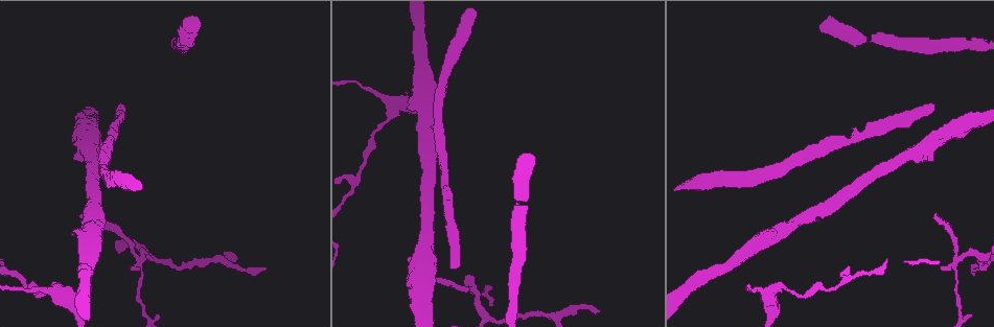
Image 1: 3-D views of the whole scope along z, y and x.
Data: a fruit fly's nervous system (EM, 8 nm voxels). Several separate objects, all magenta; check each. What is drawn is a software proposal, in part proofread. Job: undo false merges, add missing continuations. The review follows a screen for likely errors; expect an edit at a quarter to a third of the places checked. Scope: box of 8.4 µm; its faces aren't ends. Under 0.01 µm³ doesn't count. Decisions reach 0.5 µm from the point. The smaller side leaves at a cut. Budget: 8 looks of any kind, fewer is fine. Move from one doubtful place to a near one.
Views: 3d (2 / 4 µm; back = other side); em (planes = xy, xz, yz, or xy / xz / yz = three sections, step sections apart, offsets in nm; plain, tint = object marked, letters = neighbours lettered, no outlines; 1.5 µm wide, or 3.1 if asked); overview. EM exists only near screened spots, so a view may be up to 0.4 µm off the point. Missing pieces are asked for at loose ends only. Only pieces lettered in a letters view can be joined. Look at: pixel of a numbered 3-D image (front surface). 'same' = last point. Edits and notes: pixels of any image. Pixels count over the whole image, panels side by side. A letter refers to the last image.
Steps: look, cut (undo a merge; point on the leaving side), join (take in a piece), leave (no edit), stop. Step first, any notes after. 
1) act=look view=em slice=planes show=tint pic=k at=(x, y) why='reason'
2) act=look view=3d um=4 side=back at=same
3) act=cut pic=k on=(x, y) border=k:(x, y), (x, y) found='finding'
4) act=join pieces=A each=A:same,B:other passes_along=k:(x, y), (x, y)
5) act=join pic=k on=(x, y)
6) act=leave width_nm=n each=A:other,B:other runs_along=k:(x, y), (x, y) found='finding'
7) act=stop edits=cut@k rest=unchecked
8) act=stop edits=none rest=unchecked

act=look view=em slice=xz step=8 show=letters pic=1 at=(266, 269) why='an open end'

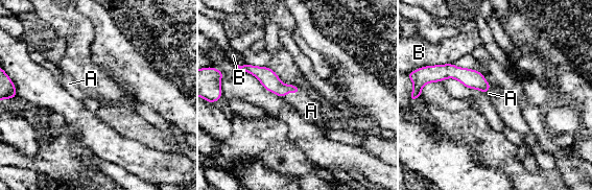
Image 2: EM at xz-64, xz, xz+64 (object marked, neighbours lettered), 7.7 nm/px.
act=join pieces=A each=A:same,B:other found='it goes on there'

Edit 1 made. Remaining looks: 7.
act=look view=em slice=planes show=tint pic=1 at=(936, 216) why='branch stops here'

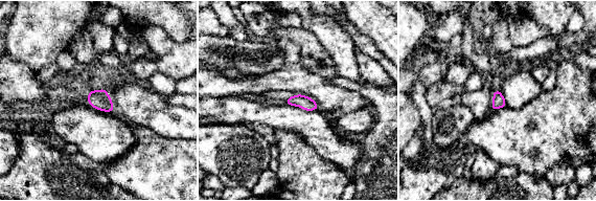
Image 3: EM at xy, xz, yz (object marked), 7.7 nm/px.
act=look view=em slice=planes show=letters at=same

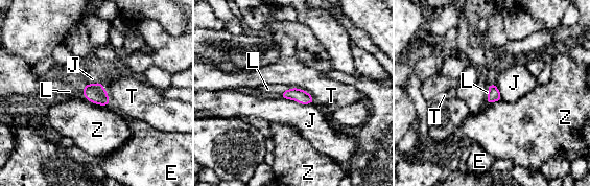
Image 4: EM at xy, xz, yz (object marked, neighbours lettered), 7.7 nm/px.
act=join pieces=L width_nm=100 longest_contact=J:280nm each=E:other,J:other,L:same,T:other,Z:other found='the neuron continues'

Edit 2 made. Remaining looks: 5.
act=look view=overview why='redraw'

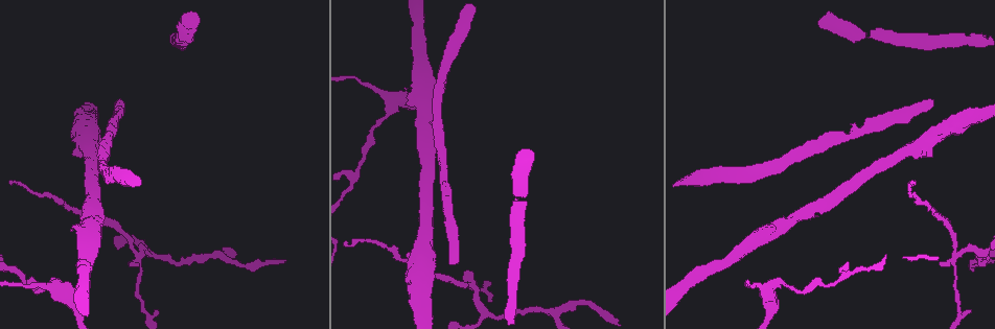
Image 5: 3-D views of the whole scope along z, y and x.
act=look view=em slice=planes show=letters pic=5 at=(474, 288) why='three arms meet'

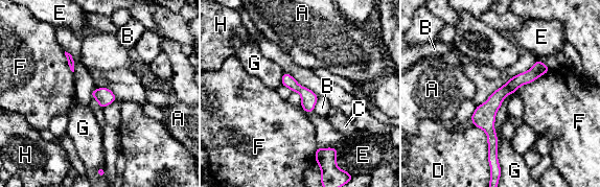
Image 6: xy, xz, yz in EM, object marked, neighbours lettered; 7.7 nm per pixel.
act=leave longest_contact=F:320nm each=A:other,B:other,C:other,D:other,E:other,F:other,G:other,H:other runs_along=6:(539, 64), (489, 108), (490, 154) found='continuous, no second neuron'

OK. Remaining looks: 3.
act=stop edits=join@2,join@4 rest=unchecked

